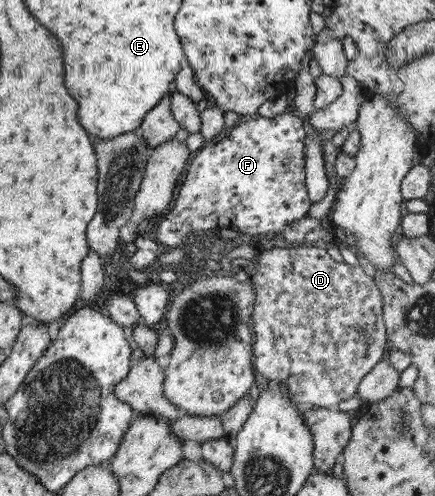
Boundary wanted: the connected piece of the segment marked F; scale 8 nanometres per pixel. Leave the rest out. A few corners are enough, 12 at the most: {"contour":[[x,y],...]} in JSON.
{"contour":[[244,117],[186,166],[169,250],[191,232],[281,233],[307,216],[308,130]]}

